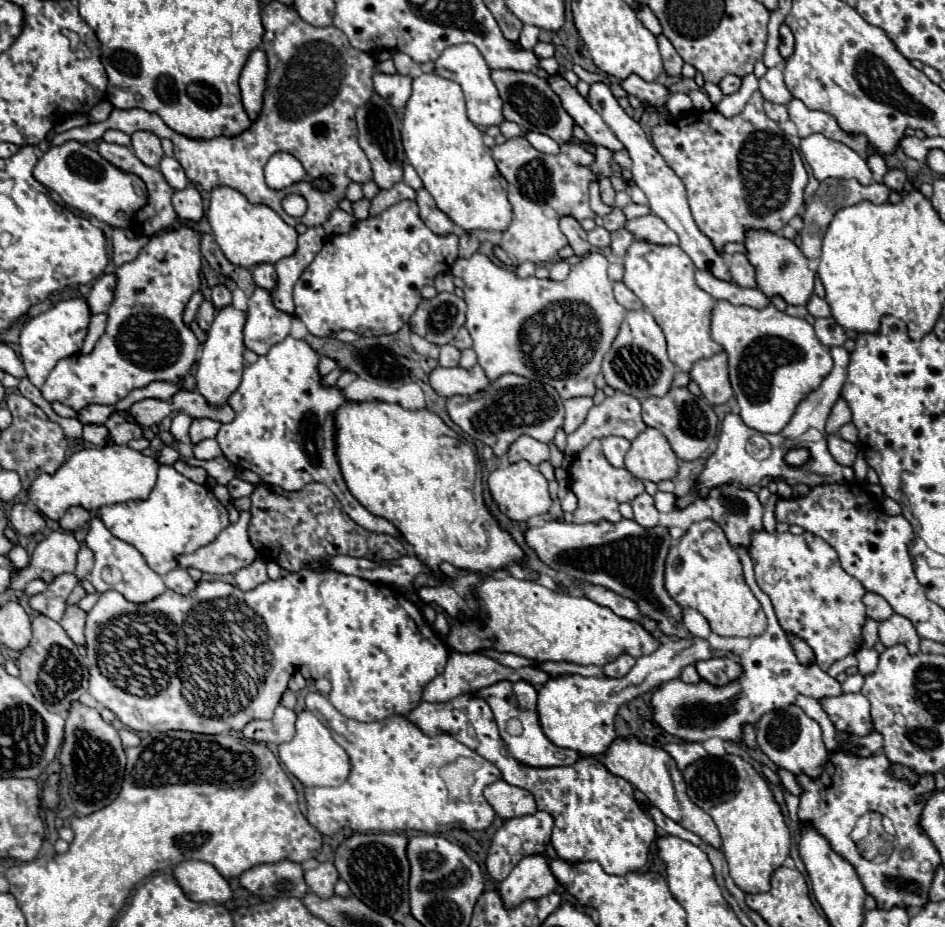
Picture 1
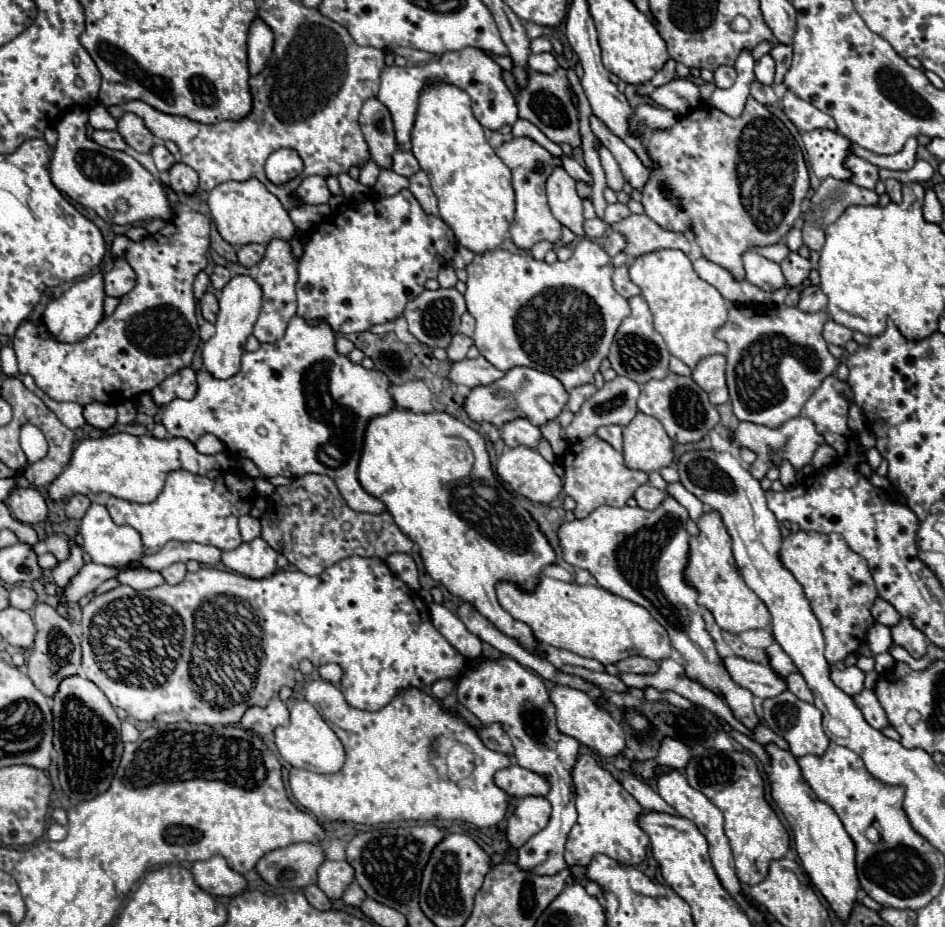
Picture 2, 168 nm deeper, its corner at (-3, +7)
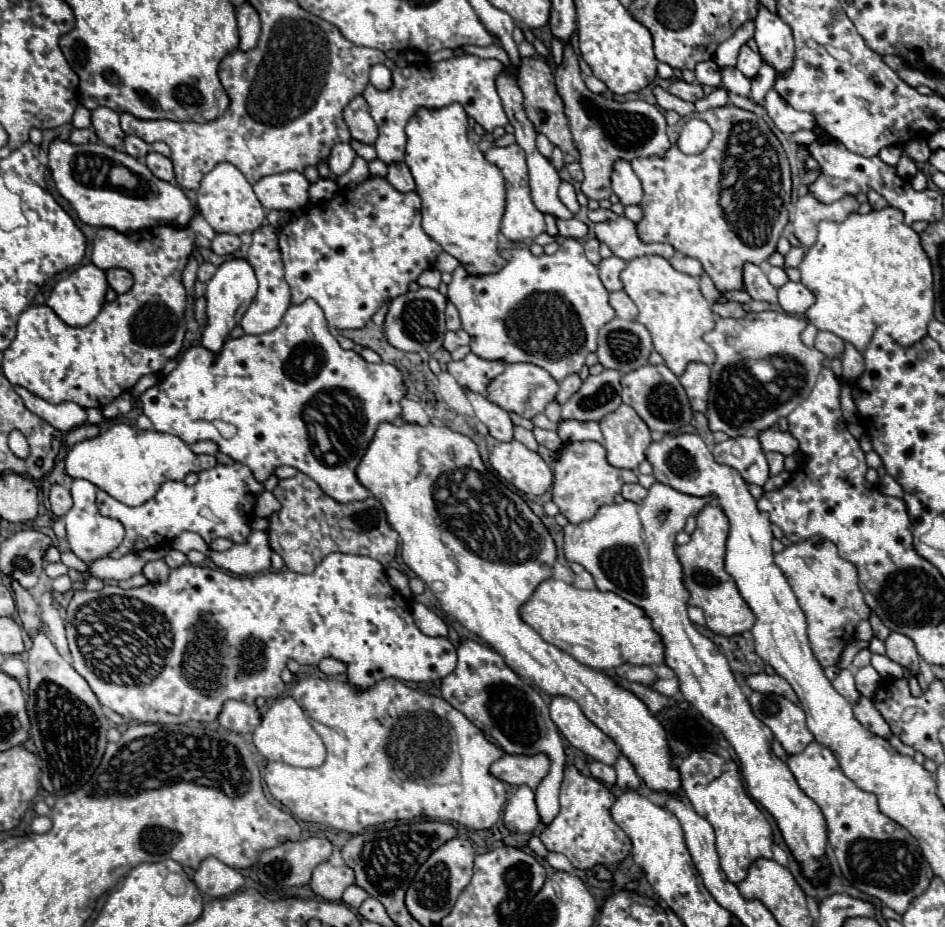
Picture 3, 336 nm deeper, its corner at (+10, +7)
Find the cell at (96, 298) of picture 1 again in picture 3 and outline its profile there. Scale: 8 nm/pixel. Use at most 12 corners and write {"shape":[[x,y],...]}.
{"shape":[[106,270],[106,280],[116,294],[132,288],[132,274]]}

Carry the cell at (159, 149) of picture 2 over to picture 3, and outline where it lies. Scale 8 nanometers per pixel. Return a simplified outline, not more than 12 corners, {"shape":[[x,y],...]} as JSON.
{"shape":[[126,136],[126,152],[138,160],[150,152],[138,136]]}

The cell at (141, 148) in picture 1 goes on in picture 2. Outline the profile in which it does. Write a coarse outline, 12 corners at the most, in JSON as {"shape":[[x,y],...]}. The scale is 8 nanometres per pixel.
{"shape":[[131,112],[117,118],[117,132],[137,152],[155,144],[143,120]]}

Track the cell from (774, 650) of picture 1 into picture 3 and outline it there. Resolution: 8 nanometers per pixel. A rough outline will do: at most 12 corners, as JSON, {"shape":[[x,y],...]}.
{"shape":[[840,670],[832,686],[852,704],[860,698],[850,670]]}

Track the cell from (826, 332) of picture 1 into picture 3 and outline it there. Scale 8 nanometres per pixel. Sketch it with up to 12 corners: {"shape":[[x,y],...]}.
{"shape":[[832,332],[816,334],[816,350],[828,358],[842,356],[844,340]]}

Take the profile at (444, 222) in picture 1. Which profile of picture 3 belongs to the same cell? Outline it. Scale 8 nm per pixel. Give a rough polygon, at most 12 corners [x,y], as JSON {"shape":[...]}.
{"shape":[[404,162],[388,166],[386,180],[398,192],[416,190],[410,168]]}

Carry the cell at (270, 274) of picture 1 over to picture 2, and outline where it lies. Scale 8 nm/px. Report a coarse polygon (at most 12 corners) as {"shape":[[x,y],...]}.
{"shape":[[245,244],[237,250],[243,266],[263,258],[263,244]]}

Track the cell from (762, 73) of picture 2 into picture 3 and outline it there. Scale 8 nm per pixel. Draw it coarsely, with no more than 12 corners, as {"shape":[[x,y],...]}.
{"shape":[[742,46],[736,68],[754,80],[762,56]]}

